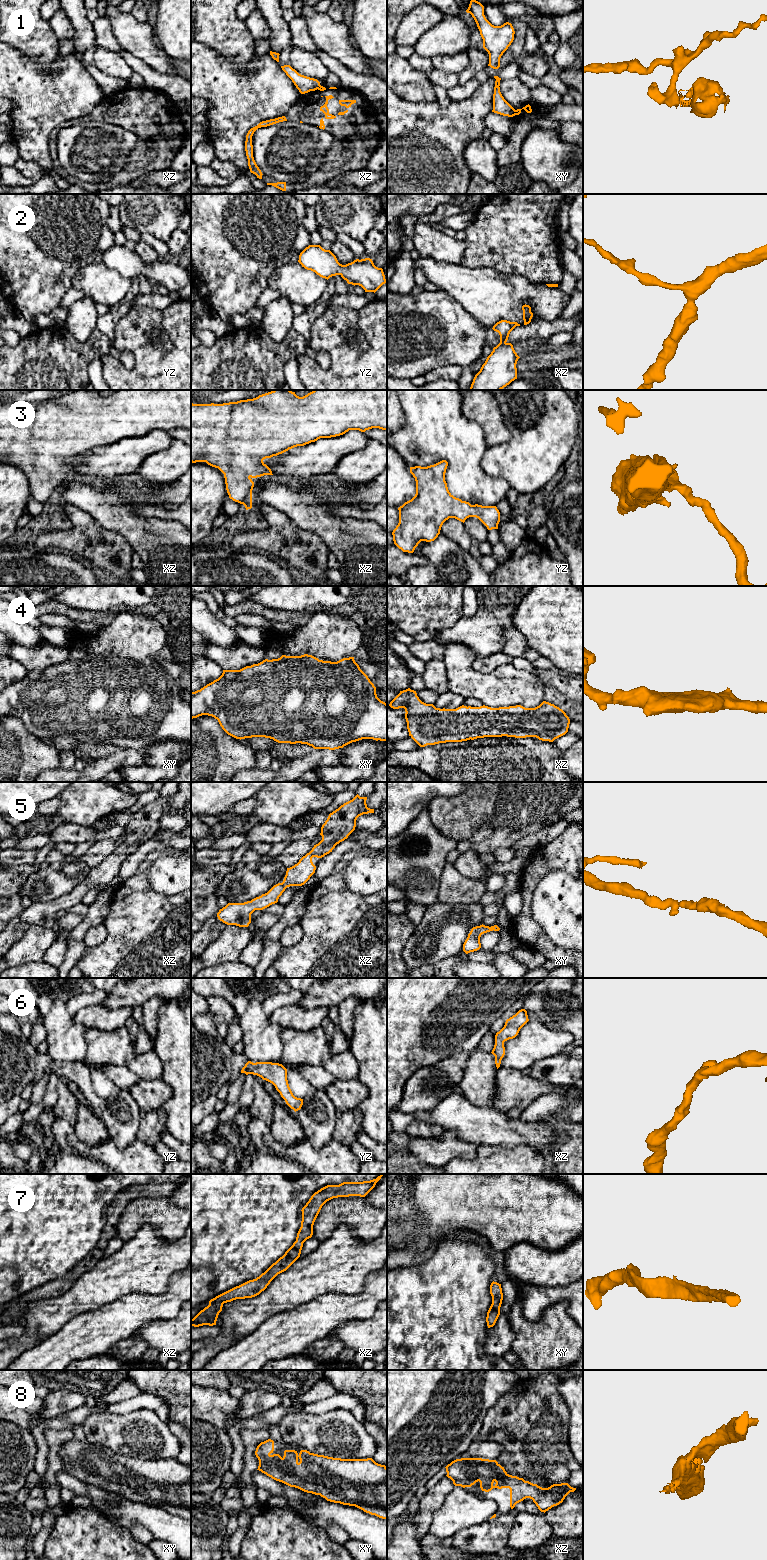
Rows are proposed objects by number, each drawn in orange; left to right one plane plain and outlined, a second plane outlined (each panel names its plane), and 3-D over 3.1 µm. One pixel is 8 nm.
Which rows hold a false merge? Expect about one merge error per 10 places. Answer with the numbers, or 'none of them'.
1

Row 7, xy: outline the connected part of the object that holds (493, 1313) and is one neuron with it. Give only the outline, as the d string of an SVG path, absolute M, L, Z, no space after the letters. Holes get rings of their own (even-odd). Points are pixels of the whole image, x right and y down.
M492 1282L490 1285L490 1294L492 1296L492 1304L487 1312L486 1322L488 1328L493 1327L500 1315L500 1307L503 1300L501 1284Z

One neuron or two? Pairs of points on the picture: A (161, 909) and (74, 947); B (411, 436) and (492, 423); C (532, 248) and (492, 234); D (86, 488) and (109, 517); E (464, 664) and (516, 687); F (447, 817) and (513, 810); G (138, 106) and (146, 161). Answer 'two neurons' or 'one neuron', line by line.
A: two neurons
B: two neurons
C: one neuron
D: one neuron
E: one neuron
F: one neuron
G: one neuron

